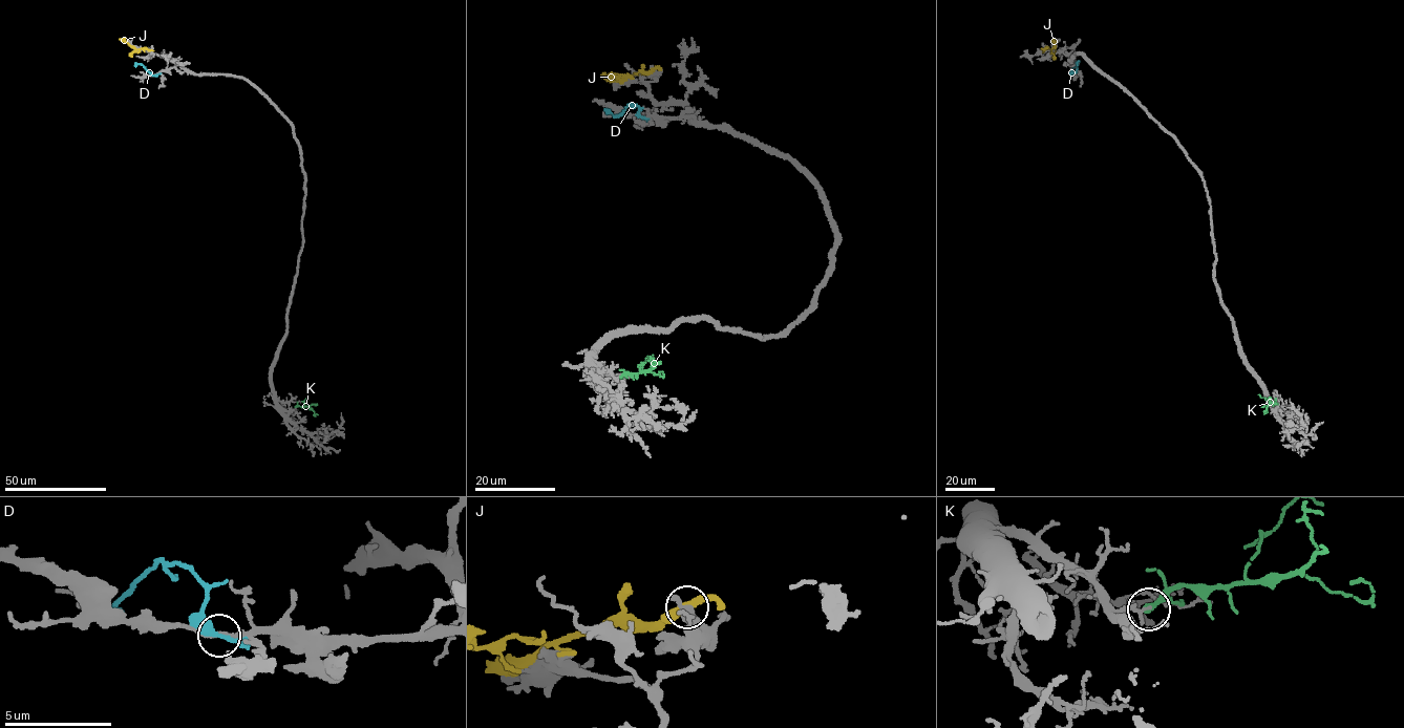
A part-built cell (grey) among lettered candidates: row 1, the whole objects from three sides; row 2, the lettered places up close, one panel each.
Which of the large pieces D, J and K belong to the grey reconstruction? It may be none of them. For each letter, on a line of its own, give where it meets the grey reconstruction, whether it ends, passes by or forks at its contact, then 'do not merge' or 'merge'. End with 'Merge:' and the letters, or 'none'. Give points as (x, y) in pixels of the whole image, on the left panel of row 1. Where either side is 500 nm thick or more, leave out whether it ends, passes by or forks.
D: (157, 73) | it passes by | do not merge
J: (150, 50) | do not merge
K: (296, 406) | it passes by | do not merge
Merge: none

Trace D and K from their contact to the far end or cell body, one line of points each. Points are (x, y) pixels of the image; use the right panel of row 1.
D: (1077, 70), (1070, 73), (1078, 61), (1077, 66)
K: (1277, 404), (1270, 402), (1263, 414)

